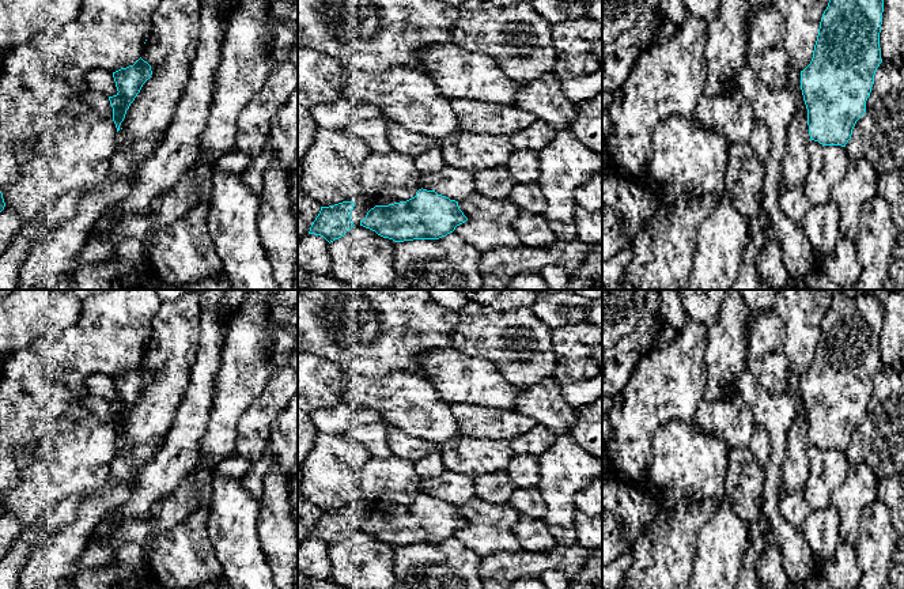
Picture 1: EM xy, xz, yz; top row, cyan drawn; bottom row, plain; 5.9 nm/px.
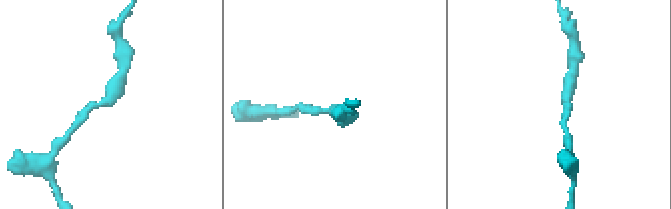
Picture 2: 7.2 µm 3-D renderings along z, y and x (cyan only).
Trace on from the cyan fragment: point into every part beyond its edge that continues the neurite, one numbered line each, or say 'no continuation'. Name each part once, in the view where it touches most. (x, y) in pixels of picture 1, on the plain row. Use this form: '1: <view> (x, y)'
no continuation

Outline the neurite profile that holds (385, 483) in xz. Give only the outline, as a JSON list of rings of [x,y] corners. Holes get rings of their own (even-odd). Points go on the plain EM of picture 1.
[[[371,457],[359,476],[360,502],[374,510],[389,510],[416,501],[420,477],[415,462],[398,457]]]

